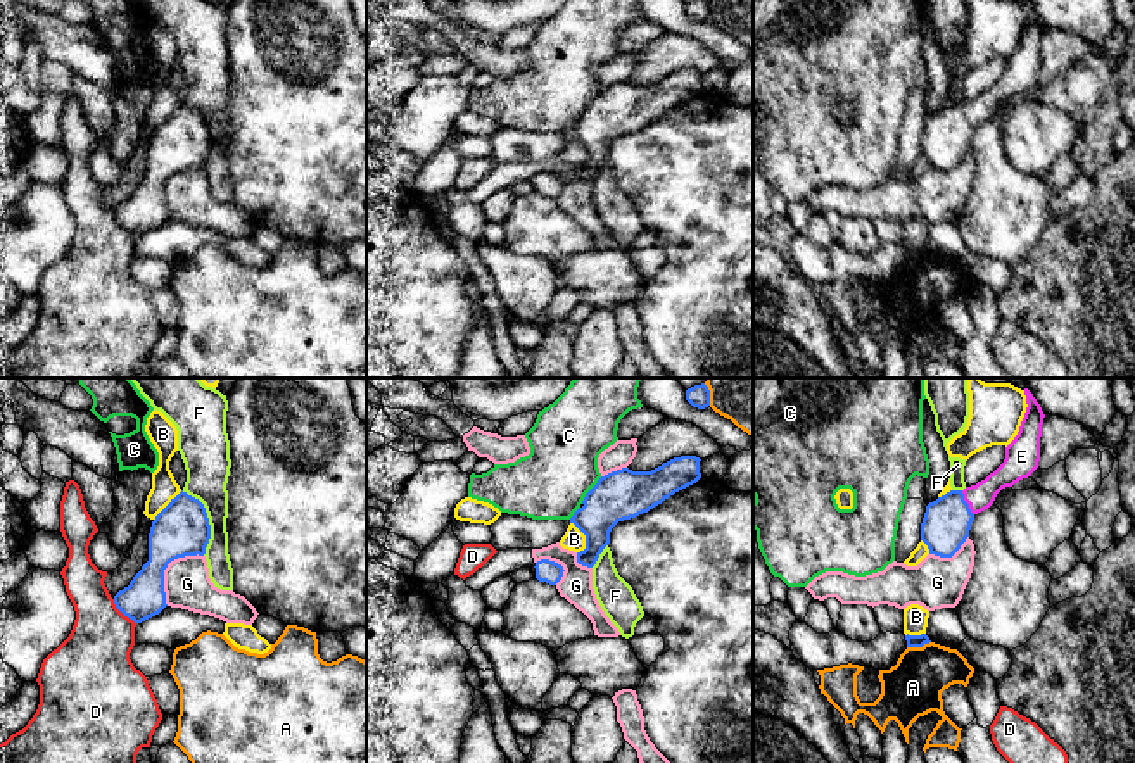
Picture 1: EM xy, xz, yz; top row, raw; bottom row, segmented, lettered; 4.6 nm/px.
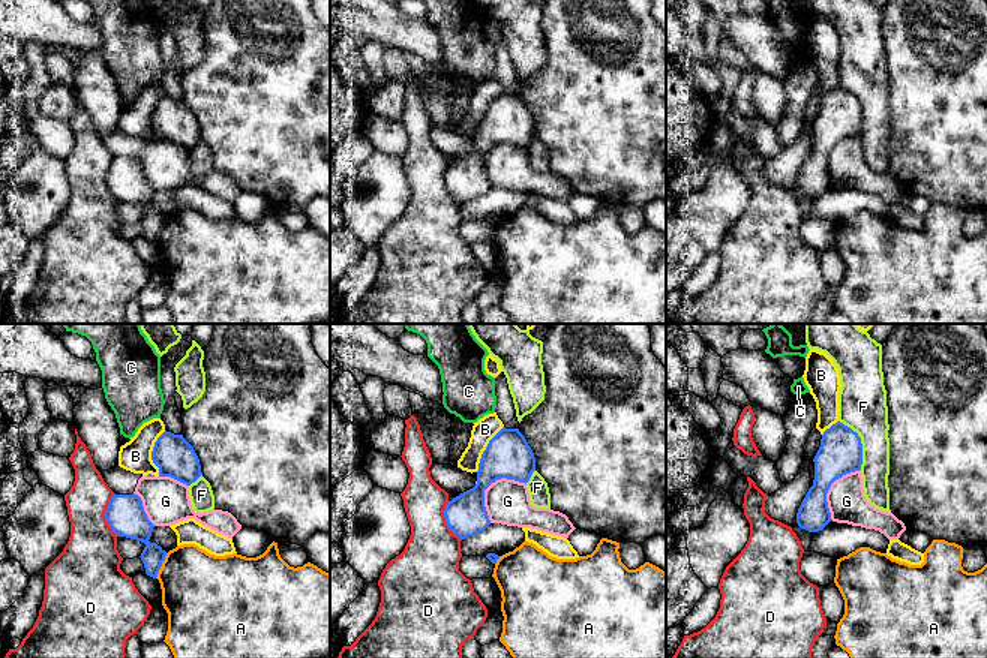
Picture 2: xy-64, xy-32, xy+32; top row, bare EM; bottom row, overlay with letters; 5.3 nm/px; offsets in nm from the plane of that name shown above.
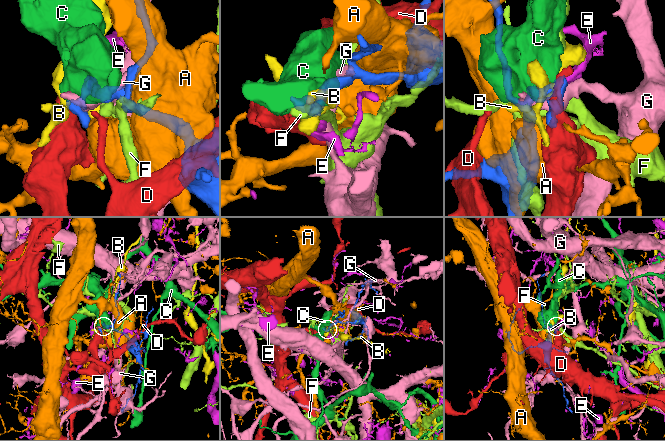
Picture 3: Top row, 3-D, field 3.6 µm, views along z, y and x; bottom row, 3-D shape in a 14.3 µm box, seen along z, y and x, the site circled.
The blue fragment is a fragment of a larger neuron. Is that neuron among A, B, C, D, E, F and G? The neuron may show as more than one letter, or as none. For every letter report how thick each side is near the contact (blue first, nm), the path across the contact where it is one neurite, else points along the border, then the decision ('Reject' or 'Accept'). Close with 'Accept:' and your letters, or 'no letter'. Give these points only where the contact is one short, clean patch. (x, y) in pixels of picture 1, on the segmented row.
A: Thickness 60 nm (blue) against 280 nm. Reject
B: Thickness 220 nm (blue) against 100 nm. Reject
C: Thickness 240 nm (blue) against 340 nm. Boundary: xz (602, 477), (581, 503). Reject
D: Thickness 190 nm (blue) against 320 nm. Reject
E: Thickness 220 nm (blue) against 120 nm. Path across: yz (947, 522), (966, 503), (980, 496). Accept
F: Thickness 260 nm (blue) against 200 nm. Reject
G: Thickness 260 nm (blue) against 220 nm. Reject
Accept: E

